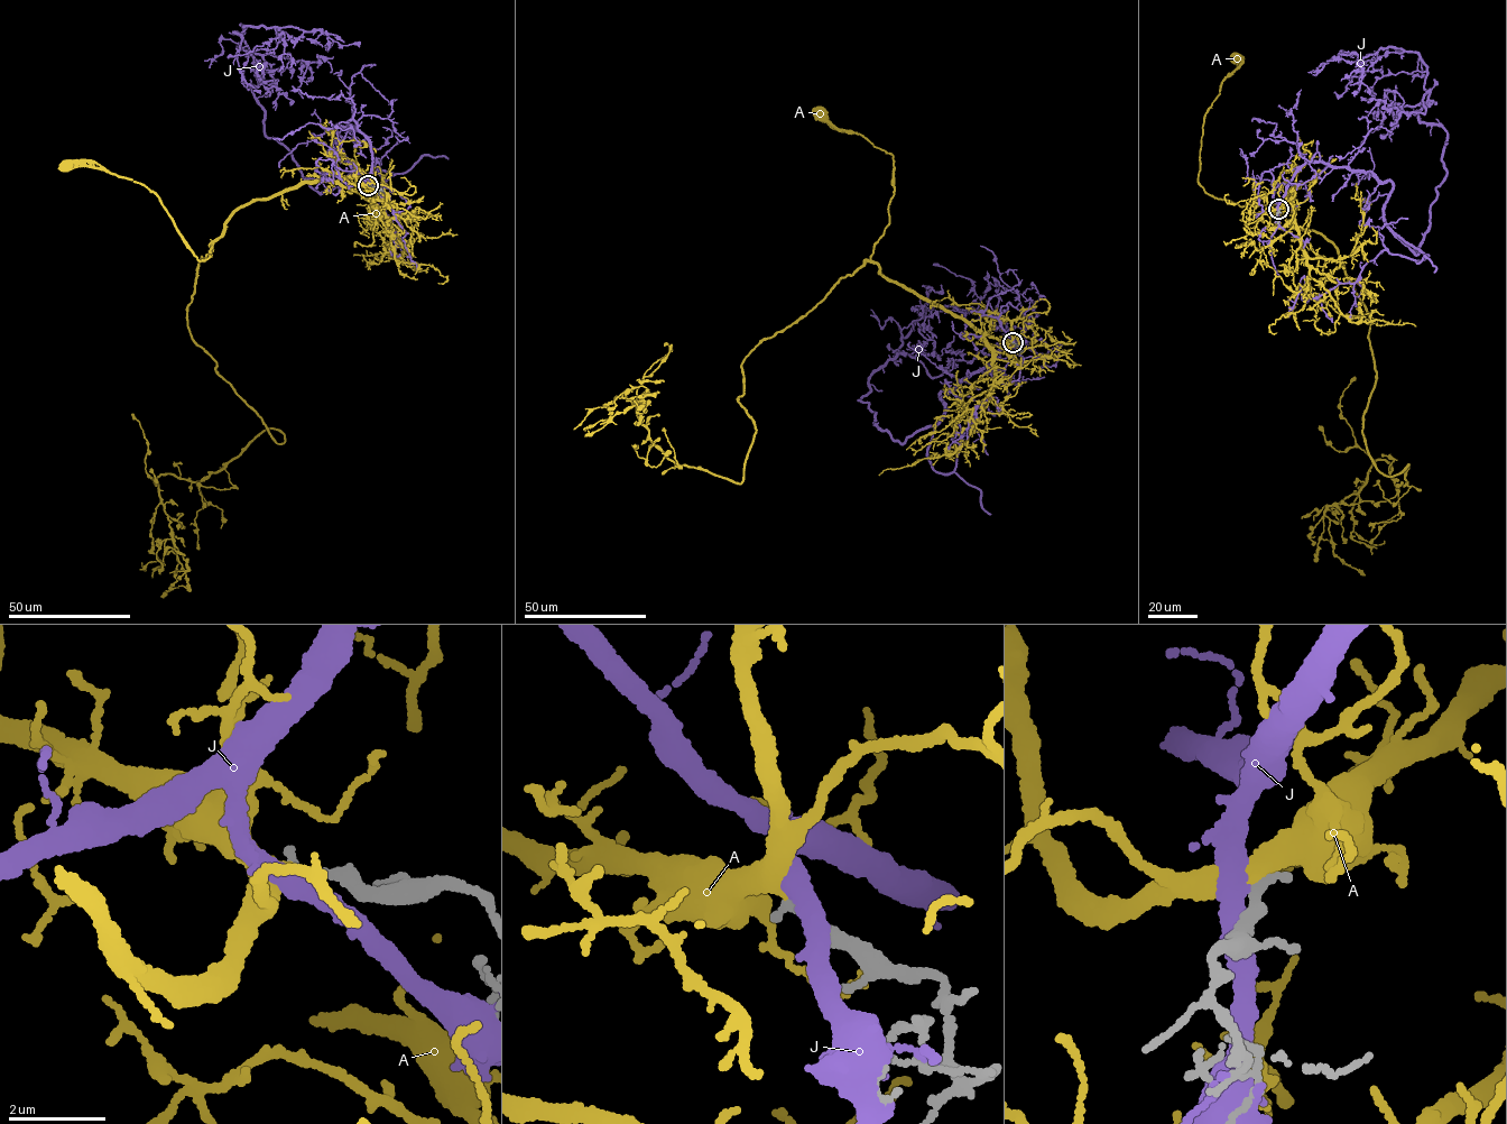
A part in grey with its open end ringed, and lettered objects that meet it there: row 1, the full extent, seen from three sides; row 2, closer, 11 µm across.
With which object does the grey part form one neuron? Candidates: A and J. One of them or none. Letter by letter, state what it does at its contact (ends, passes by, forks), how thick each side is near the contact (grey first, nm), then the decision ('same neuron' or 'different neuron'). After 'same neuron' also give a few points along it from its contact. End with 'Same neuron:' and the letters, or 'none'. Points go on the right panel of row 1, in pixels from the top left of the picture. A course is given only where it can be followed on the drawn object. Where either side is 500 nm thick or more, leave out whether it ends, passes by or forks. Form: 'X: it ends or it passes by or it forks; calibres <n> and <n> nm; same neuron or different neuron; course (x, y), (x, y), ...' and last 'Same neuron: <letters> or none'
A: it passes by; calibres 200 and 340 nm; same neuron; course (1279, 209), (1296, 195), (1295, 185), (1267, 205), (1239, 205), (1199, 182), (1204, 118), (1237, 61)
J: it passes by; calibres 260 and 400 nm; different neuron
Same neuron: A

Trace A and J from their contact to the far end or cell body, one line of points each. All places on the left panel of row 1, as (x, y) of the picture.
A: (368, 185), (343, 176), (305, 181), (253, 199), (199, 261), (147, 187), (101, 168), (65, 168)
J: (368, 185), (370, 146), (352, 127), (327, 130), (352, 169), (320, 193), (267, 137), (241, 25), (360, 42)

